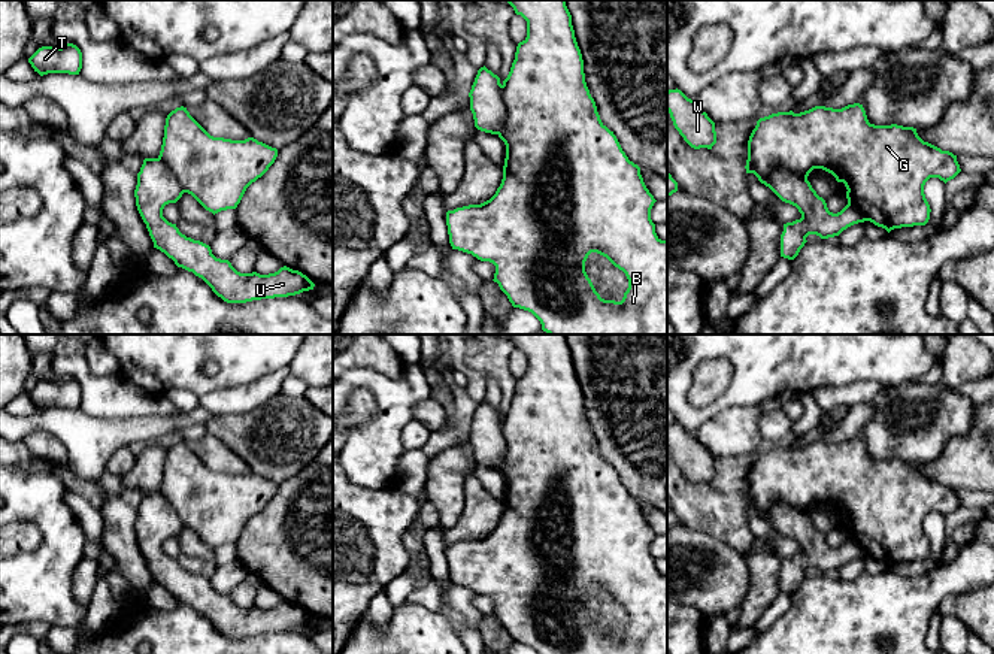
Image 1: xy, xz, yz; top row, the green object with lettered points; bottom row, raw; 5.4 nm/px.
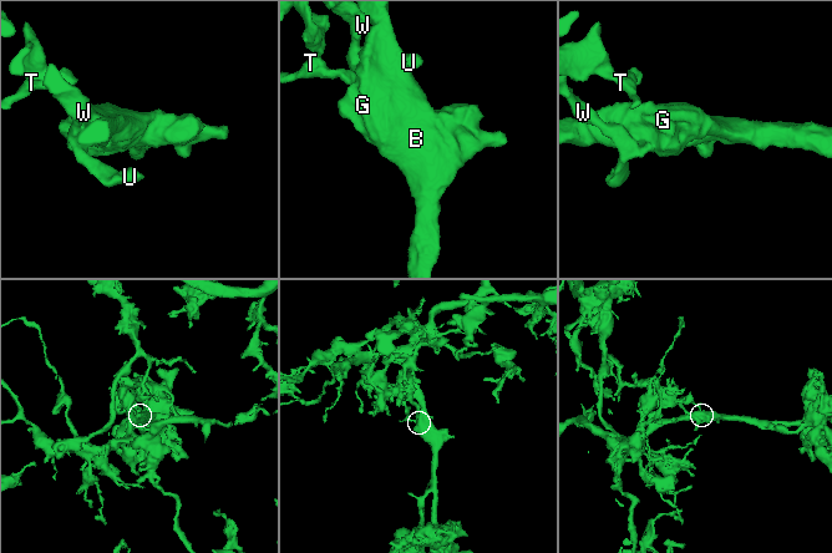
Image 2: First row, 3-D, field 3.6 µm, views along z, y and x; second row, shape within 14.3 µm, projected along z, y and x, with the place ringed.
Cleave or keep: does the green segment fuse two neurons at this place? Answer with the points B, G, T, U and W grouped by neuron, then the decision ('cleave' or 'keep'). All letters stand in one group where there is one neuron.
B G / T U W; cleave

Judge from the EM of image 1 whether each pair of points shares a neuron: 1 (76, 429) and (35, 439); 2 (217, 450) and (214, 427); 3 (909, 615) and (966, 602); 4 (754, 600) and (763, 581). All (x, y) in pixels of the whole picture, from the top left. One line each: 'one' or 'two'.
1: two
2: two
3: two
4: one

